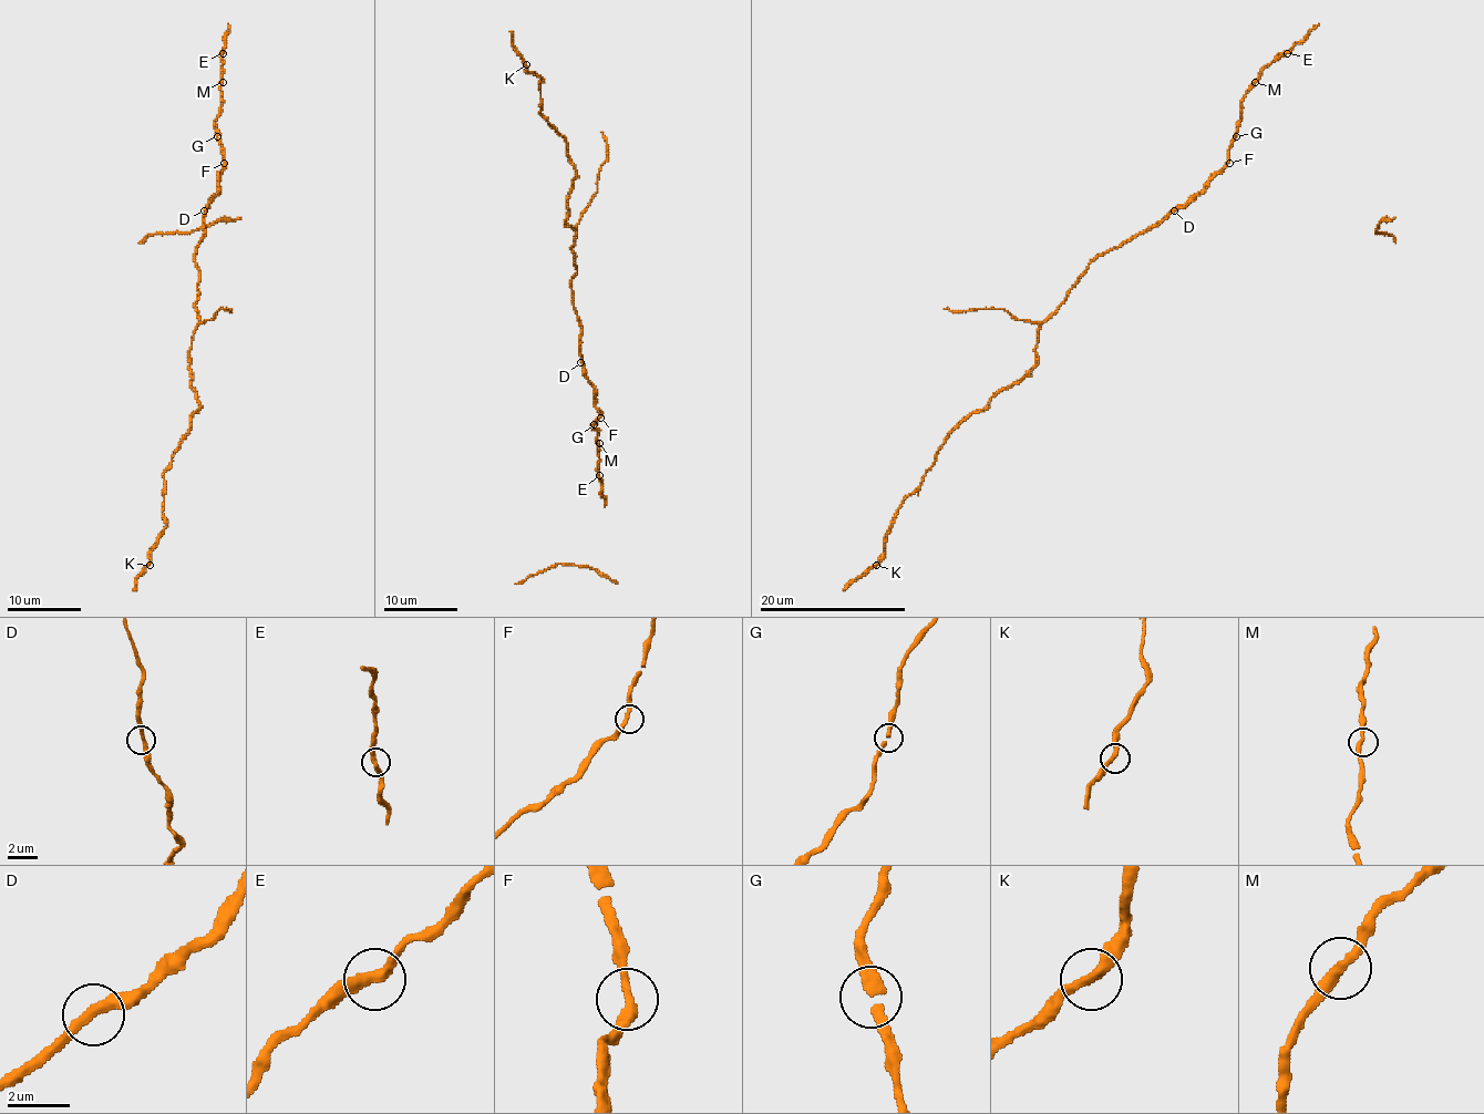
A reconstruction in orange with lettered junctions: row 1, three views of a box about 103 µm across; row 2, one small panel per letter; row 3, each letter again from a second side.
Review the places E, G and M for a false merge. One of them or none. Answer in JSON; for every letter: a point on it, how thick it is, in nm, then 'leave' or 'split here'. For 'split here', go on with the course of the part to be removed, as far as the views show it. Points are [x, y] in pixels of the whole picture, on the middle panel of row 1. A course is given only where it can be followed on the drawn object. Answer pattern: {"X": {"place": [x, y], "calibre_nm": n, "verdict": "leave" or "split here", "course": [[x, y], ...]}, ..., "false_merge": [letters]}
{"E": {"place": [599, 475], "calibre_nm": 320, "verdict": "leave"}, "G": {"place": [594, 424], "calibre_nm": 320, "verdict": "leave"}, "M": {"place": [599, 443], "calibre_nm": 320, "verdict": "leave"}, "false_merge": []}

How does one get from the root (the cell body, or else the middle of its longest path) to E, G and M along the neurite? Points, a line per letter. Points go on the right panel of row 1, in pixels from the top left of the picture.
E: (1081, 278), (1099, 256), (1183, 208), (1225, 164), (1245, 91), (1266, 68), (1287, 53)
G: (1081, 278), (1086, 267), (1099, 256), (1151, 230), (1172, 212), (1183, 208), (1225, 164), (1229, 146), (1236, 136)
M: (1081, 278), (1099, 256), (1183, 208), (1225, 164), (1242, 99), (1255, 82)

